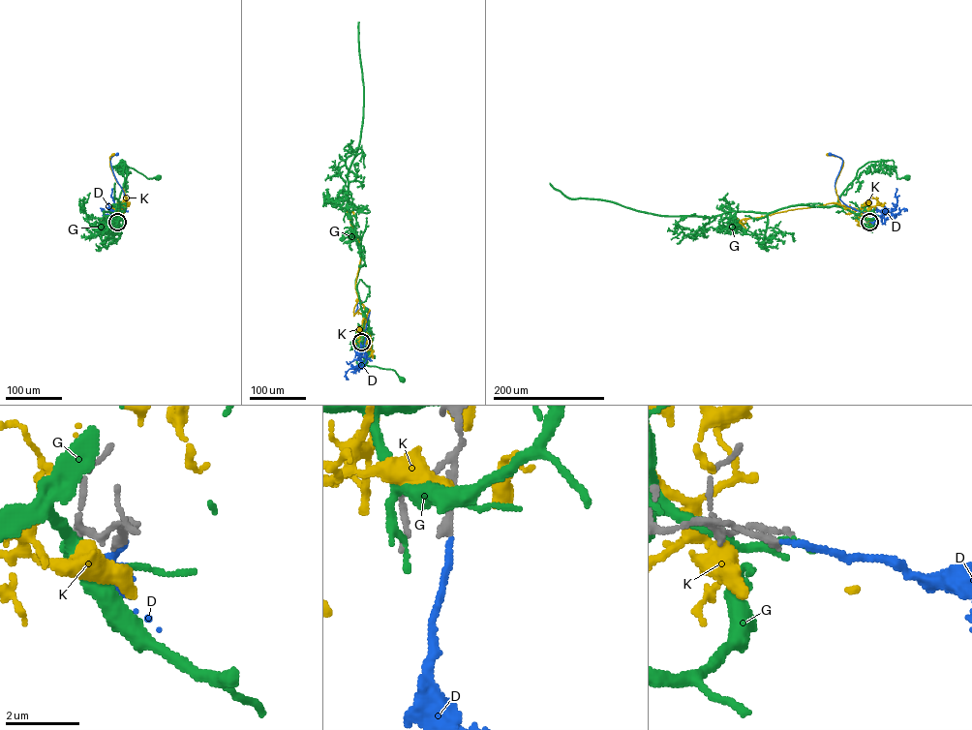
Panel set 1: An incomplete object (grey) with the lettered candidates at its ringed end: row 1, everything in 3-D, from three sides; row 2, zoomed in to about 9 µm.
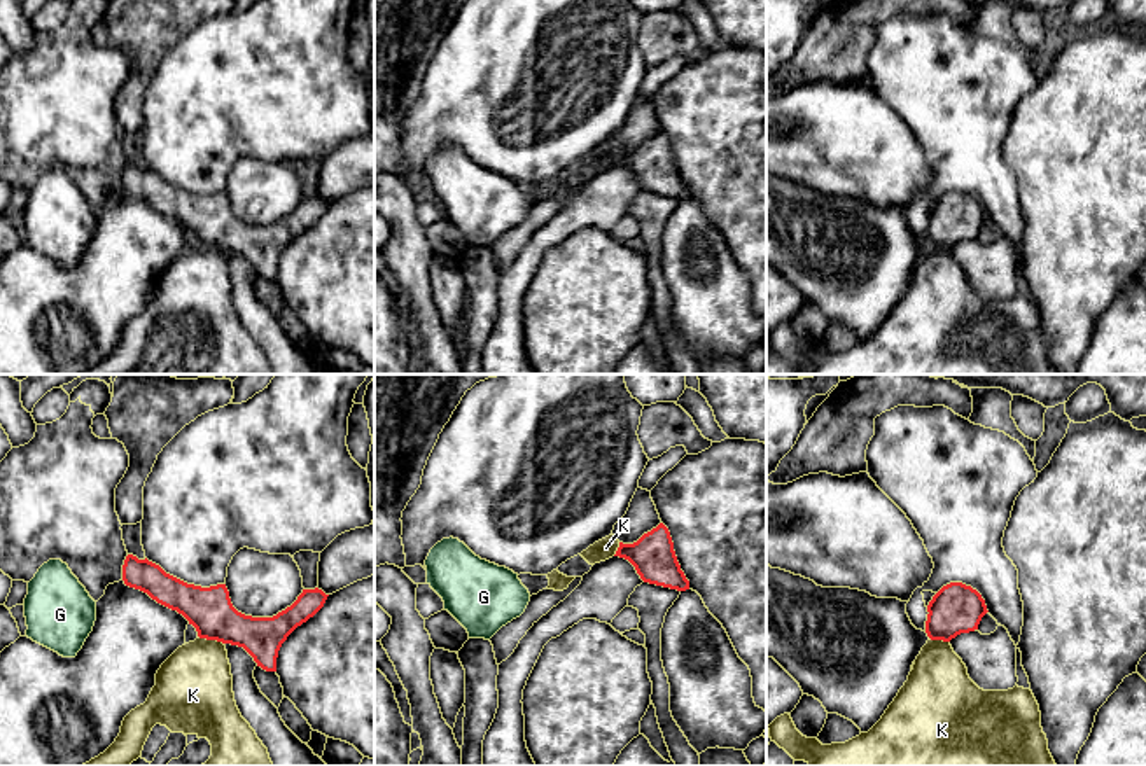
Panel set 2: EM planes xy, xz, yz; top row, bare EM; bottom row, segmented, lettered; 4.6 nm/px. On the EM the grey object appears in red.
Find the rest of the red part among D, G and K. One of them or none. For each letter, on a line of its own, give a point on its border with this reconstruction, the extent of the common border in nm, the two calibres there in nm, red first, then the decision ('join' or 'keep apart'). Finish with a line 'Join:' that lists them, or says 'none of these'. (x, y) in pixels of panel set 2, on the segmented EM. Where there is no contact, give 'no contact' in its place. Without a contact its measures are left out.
D: no contact; join
G: no contact; keep apart
K: contact xy (212, 639); length 120 nm; calibres 200 and 360 nm; keep apart
Join: D

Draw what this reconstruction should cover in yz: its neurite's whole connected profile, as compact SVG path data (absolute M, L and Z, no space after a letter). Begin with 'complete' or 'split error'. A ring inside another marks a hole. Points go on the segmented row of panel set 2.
complete; M950 582L933 596L927 612L927 637L950 642L961 633L978 630L982 617L989 610L976 589L962 582Z

